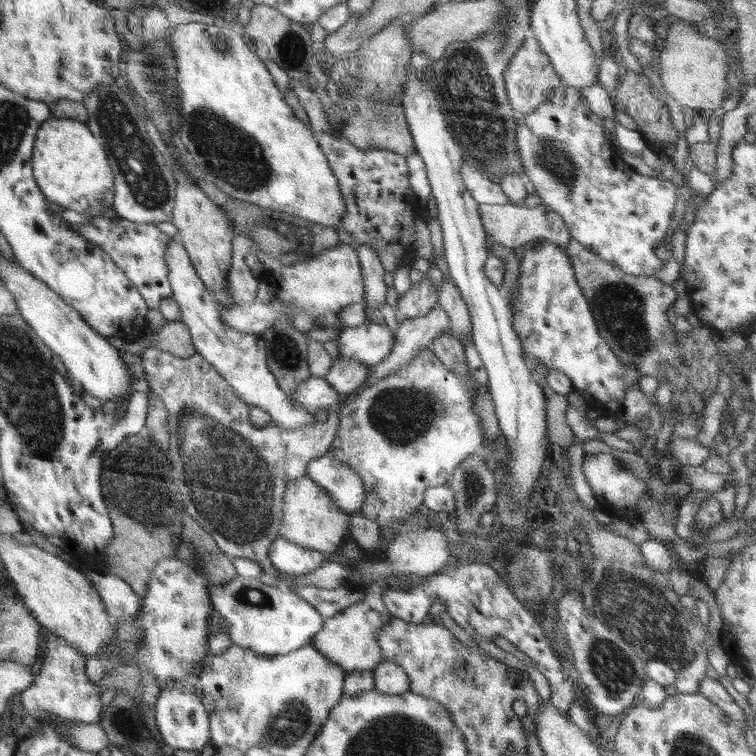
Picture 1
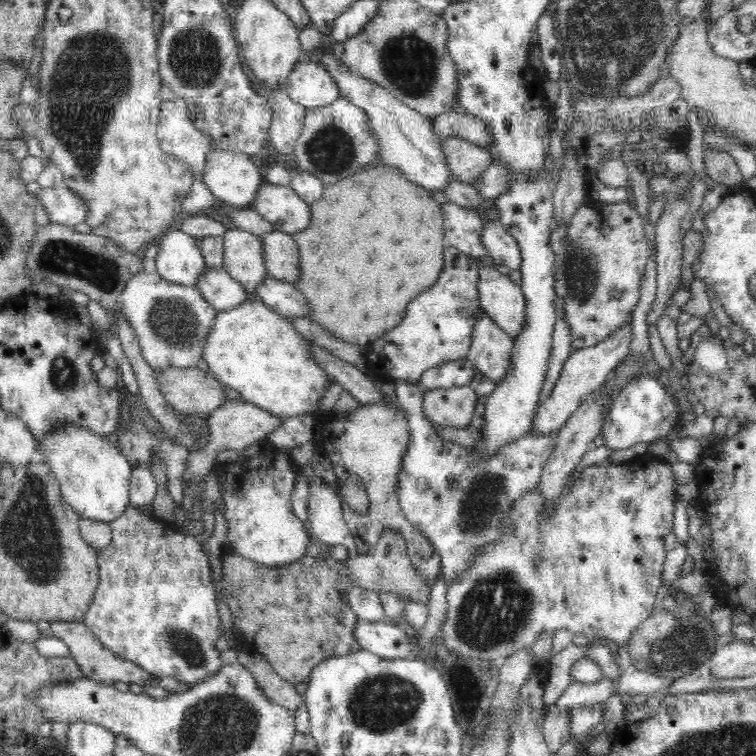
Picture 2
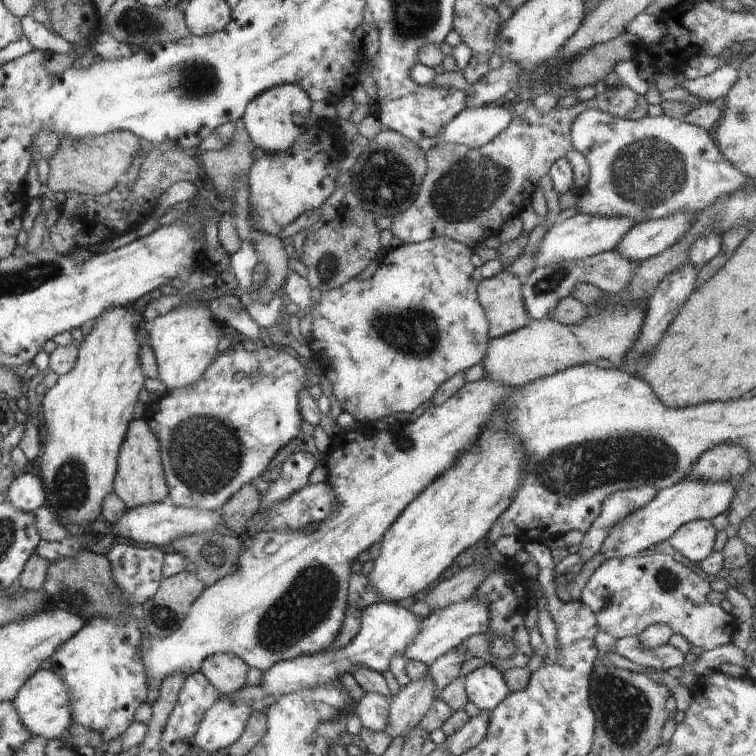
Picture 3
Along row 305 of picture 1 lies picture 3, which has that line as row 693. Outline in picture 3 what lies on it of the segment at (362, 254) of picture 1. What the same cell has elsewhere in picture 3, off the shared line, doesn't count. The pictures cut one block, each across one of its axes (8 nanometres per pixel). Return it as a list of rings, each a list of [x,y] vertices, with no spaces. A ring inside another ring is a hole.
[[[370,692],[358,700],[355,713],[362,727],[371,732],[382,733],[386,731],[389,722],[389,709],[391,701],[382,694]]]

